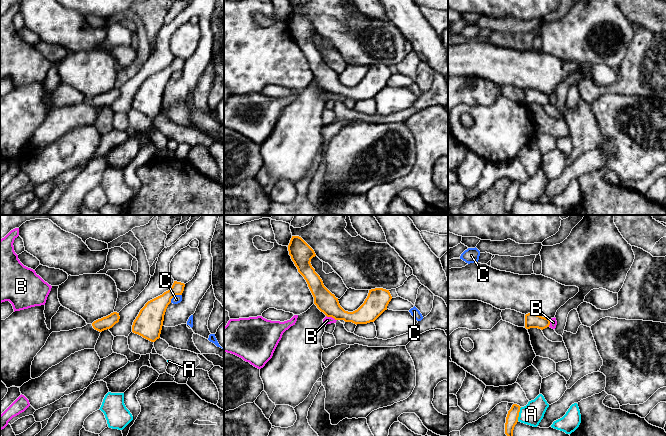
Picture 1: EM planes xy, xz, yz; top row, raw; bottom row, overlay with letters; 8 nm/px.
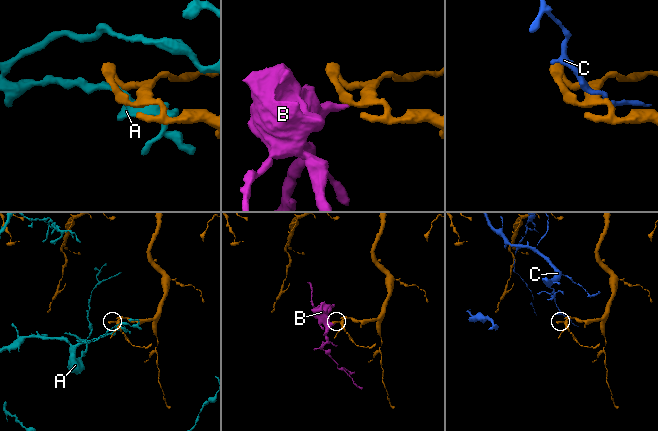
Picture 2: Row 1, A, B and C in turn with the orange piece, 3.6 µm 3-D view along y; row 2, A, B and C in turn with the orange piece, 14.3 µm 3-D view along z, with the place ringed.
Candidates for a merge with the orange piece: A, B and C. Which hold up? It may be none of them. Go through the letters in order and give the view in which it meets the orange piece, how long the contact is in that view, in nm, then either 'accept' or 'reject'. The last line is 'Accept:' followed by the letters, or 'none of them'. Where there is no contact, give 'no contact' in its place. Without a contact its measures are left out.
A: contact in yz; length 120 nm; reject
B: contact in xz; length 100 nm; reject
C: contact in xy; length 120 nm; reject
Accept: none of them

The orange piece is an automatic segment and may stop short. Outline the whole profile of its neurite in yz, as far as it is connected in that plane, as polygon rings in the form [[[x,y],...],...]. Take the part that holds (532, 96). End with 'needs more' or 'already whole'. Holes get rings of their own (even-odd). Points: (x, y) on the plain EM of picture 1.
[[[528,89],[525,91],[525,104],[538,104],[538,105],[545,105],[549,103],[550,95],[542,93],[537,90]]]; already whole

